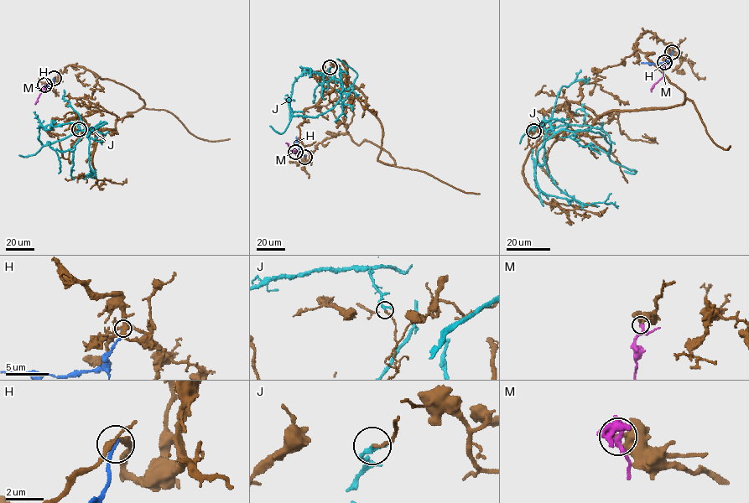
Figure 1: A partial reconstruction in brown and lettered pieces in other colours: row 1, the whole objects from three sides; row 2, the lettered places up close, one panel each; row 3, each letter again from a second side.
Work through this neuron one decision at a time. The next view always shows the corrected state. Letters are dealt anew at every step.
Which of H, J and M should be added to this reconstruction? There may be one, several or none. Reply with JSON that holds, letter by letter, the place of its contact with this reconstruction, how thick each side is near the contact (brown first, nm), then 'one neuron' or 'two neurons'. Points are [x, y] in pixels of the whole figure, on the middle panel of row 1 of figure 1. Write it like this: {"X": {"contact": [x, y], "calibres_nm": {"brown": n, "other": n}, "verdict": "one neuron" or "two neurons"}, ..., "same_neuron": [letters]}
{"H": {"contact": [304, 157], "calibres_nm": {"brown": 170, "other": 220}, "verdict": "two neurons"}, "J": {"contact": [330, 67], "calibres_nm": {"brown": 140, "other": 240}, "verdict": "two neurons"}, "M": {"contact": [295, 152], "calibres_nm": {"brown": 280, "other": 190}, "verdict": "two neurons"}, "same_neuron": []}

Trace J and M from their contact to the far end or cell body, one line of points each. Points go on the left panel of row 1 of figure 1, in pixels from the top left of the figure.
J: (79, 129), (77, 122), (88, 130), (92, 129), (79, 130), (44, 145), (35, 154), (18, 155)
M: (44, 85), (44, 90), (35, 104)

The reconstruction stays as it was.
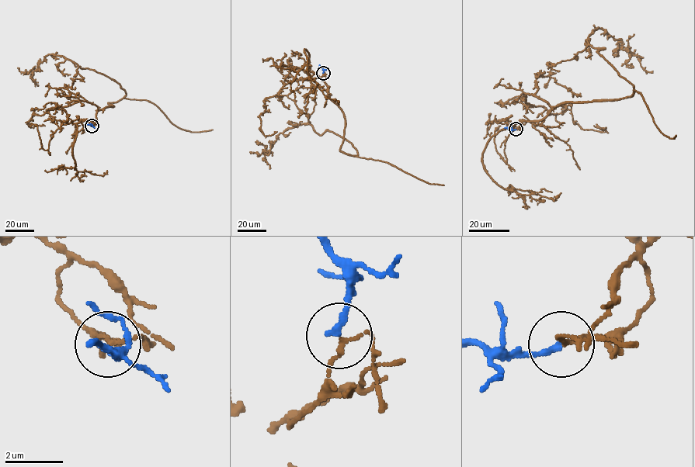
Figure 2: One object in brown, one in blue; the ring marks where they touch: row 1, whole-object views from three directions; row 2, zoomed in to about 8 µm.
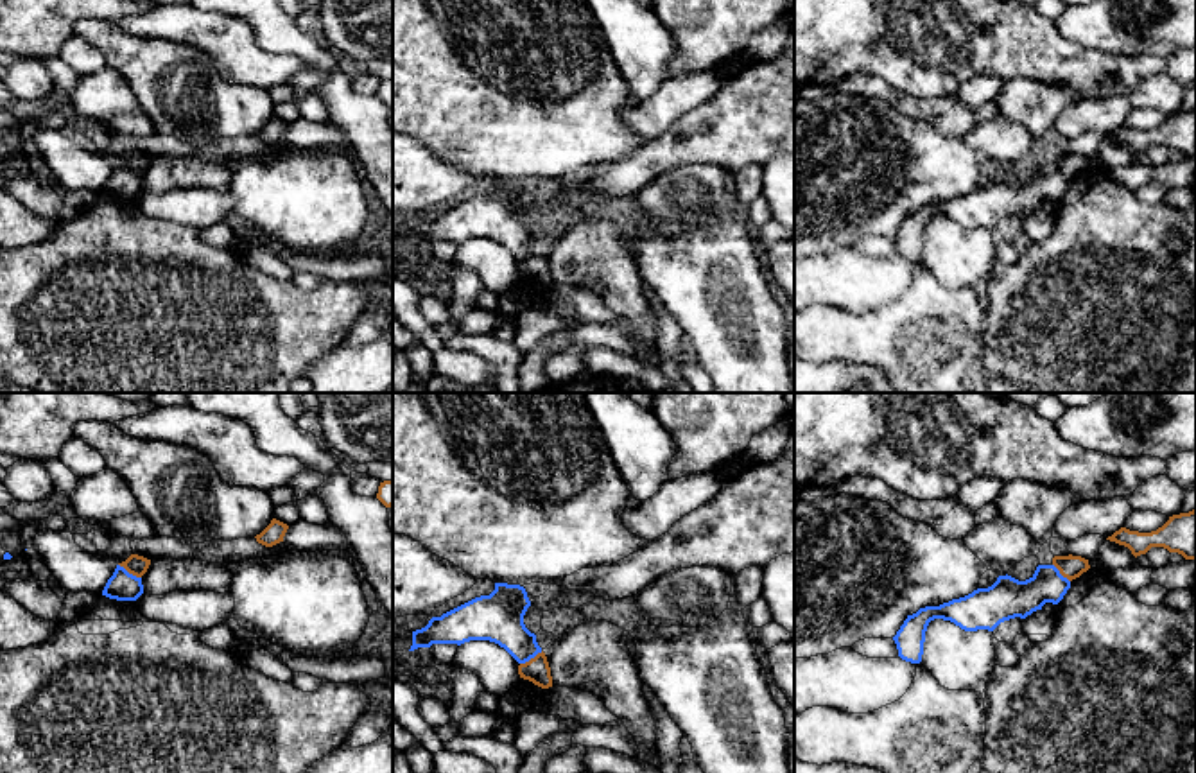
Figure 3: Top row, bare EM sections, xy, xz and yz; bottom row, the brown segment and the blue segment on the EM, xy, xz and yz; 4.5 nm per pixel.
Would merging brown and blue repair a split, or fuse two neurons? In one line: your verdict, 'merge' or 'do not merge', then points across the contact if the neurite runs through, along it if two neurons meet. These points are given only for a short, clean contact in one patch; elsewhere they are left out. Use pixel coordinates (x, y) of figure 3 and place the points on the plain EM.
do not merge; border along xy (119, 162), (140, 176)

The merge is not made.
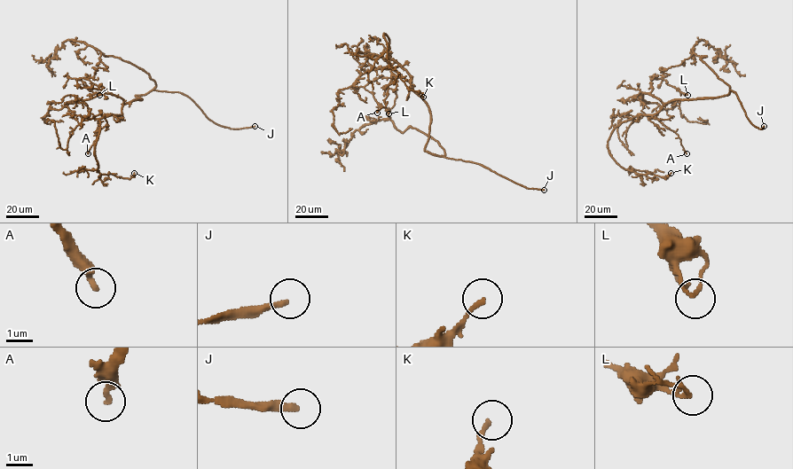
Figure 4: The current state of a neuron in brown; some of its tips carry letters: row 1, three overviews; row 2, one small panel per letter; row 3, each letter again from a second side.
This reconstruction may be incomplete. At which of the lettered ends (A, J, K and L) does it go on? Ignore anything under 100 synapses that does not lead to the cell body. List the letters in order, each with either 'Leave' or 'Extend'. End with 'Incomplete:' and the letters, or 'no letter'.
A: Leave
J: Extend
K: Leave
L: Leave
Incomplete: J

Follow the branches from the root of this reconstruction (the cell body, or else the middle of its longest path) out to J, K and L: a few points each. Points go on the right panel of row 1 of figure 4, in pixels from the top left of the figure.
J: (708, 97), (726, 95), (731, 89), (735, 91), (749, 121), (758, 128), (764, 126)
K: (708, 97), (673, 99), (655, 113), (623, 121), (610, 135), (609, 153), (622, 167), (665, 178), (671, 173)
L: (708, 97), (673, 99), (663, 103), (650, 93), (651, 81), (662, 78), (687, 95)

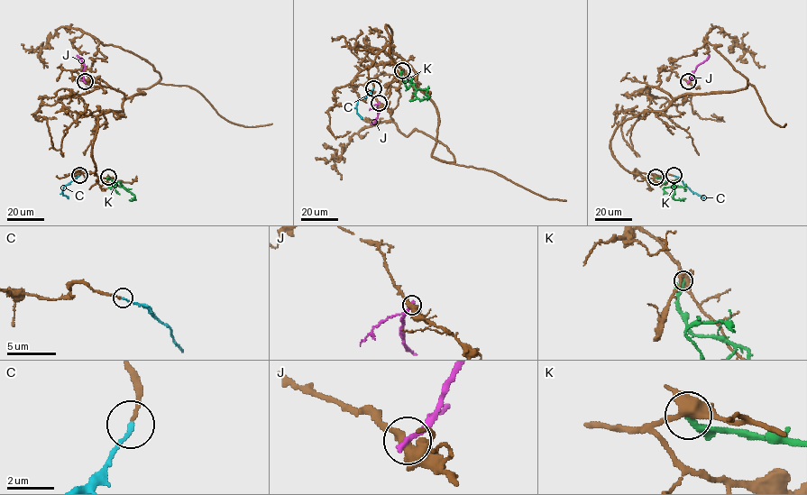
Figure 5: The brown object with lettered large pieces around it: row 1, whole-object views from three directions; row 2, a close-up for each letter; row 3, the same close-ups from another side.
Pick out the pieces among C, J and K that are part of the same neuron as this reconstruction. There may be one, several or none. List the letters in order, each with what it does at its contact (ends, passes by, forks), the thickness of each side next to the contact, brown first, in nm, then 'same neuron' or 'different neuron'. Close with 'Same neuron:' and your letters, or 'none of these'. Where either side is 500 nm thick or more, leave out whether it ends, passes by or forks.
C: it ends | 140/160 nm | same neuron
J: it ends | 400/280 nm | different neuron
K: it ends | 400/360 nm | different neuron
Same neuron: C

